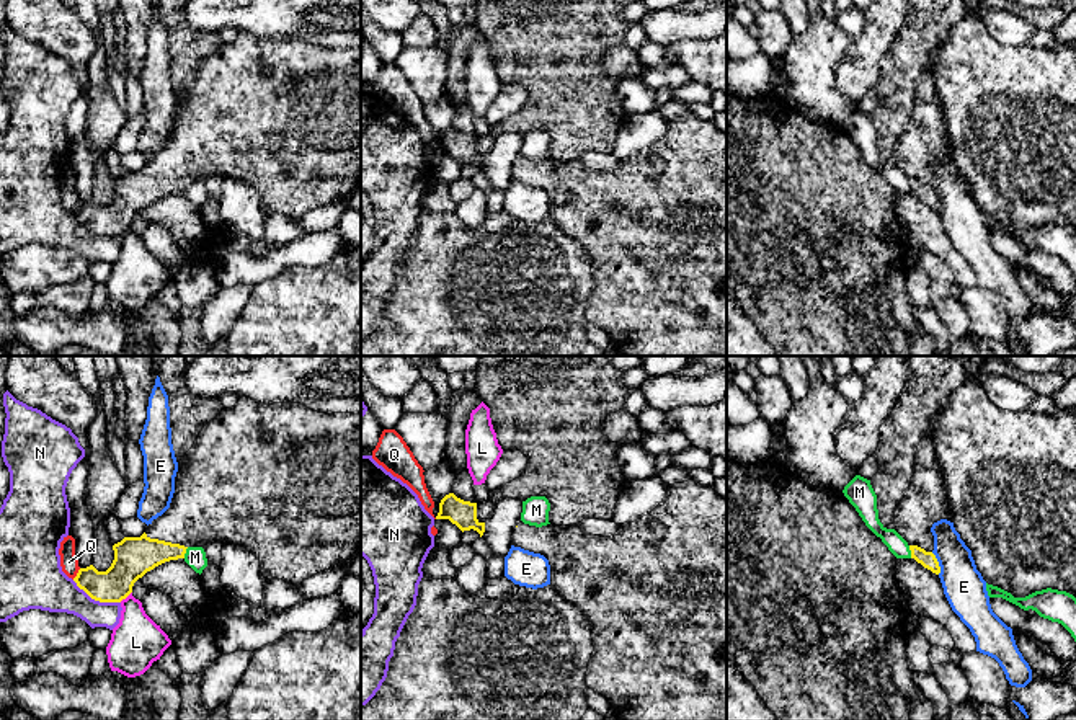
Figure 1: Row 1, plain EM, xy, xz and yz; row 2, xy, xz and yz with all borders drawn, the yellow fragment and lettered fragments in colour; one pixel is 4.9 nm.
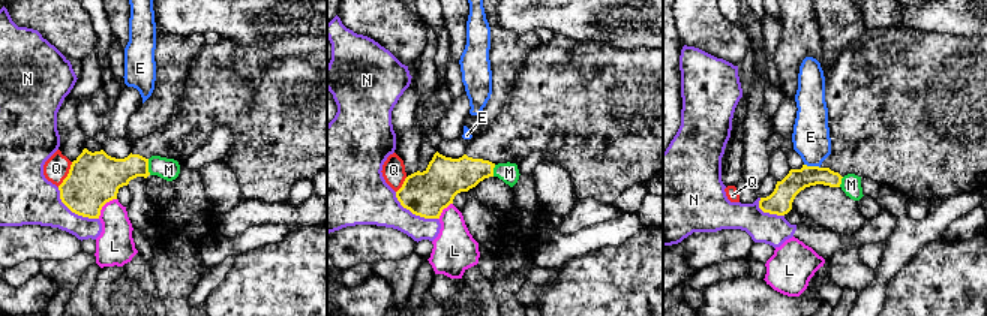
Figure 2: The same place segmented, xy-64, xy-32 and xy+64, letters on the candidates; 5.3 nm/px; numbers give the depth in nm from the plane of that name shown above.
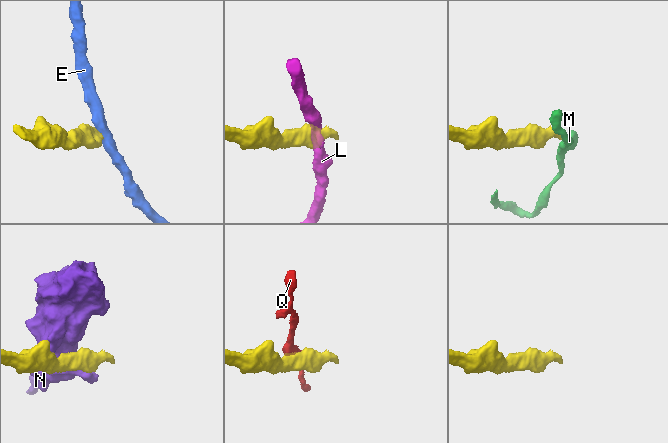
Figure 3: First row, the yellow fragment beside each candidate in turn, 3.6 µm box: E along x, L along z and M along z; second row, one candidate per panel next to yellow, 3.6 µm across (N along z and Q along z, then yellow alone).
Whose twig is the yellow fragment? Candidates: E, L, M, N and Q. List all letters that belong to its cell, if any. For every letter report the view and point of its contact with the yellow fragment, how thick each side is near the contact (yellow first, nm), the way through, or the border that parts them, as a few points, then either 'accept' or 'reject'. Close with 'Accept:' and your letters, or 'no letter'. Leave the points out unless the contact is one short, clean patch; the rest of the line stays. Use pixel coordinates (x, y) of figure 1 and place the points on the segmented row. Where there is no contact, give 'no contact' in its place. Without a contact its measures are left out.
E: contact yz (938, 564); calibres 80 and 200 nm; border yz (931, 552), (938, 562), (939, 573); reject
L: contact xy (124, 598); calibres 190 and 260 nm; border xy (131, 591), (120, 601); reject
M: contact yz (911, 552); calibres 80 and 90 nm; border yz (908, 546), (911, 557); reject
N: contact xy (97, 600); calibres 180 and 220 nm; reject
Q: contact xy (77, 573); calibres 160 and 90 nm; reject
Accept: no letter

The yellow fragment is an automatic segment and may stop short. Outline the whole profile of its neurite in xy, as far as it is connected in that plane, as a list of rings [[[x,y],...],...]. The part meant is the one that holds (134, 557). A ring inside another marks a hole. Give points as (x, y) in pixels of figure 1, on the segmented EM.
[[[240,397],[232,408],[224,408],[214,420],[211,420],[193,447],[186,452],[183,464],[178,464],[178,482],[170,508],[153,519],[140,537],[124,537],[113,545],[114,560],[106,571],[98,571],[93,565],[80,568],[73,581],[91,599],[100,602],[121,602],[132,593],[134,583],[155,567],[185,558],[188,547],[204,547],[212,540],[222,544],[235,544],[251,552],[261,565],[261,573],[268,580],[282,580],[289,584],[299,586],[304,580],[325,571],[333,567],[346,567],[353,558],[361,555],[361,415],[354,413],[318,413],[300,403],[273,403],[263,405],[256,400]]]

